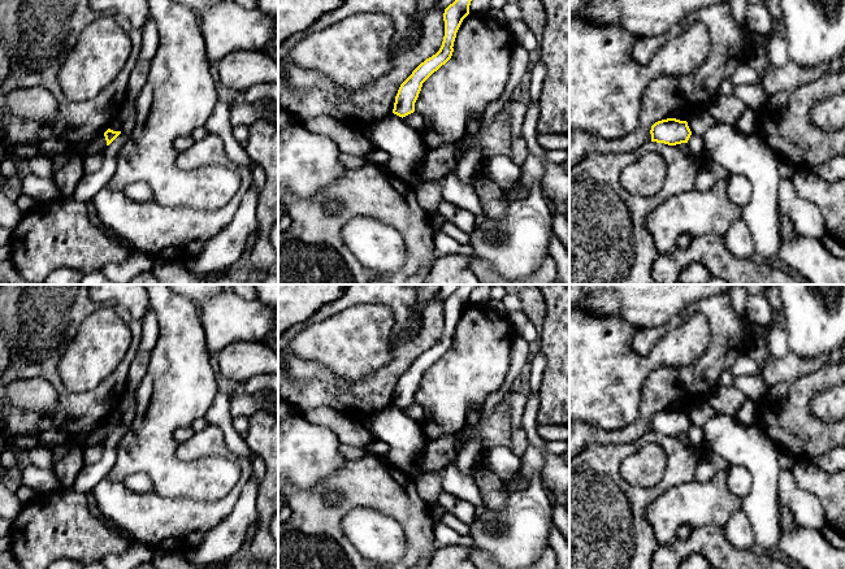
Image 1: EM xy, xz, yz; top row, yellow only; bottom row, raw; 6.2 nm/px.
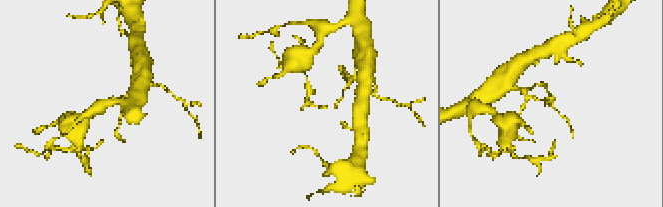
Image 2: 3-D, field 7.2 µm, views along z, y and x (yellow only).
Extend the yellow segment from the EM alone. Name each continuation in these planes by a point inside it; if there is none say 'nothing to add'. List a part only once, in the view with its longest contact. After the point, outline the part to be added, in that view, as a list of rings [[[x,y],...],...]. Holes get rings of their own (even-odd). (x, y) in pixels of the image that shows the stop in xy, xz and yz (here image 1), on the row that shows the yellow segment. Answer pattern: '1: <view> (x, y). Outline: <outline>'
nothing to add

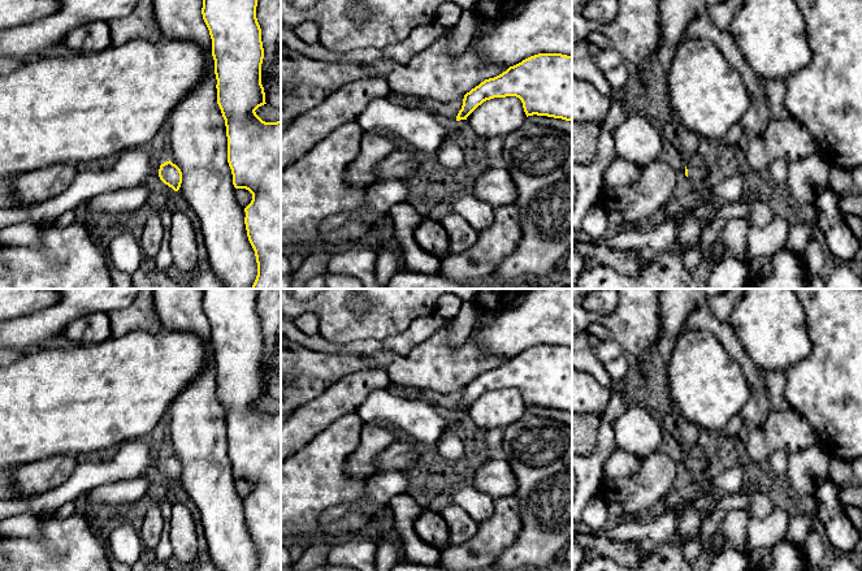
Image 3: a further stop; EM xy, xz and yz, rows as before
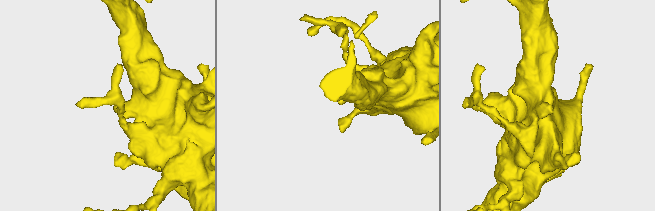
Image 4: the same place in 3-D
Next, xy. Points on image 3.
1: xy (133, 167). Outline: [[[144,148],[126,150],[117,156],[112,169],[79,172],[72,185],[56,196],[30,208],[0,208],[0,229],[23,221],[43,225],[65,212],[75,211],[81,203],[95,195],[140,186],[152,173],[159,174],[159,169],[160,165],[151,165],[151,157]]]

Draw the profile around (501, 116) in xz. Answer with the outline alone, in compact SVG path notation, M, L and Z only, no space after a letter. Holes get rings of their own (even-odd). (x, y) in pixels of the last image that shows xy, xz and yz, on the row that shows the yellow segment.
M516 96L494 98L478 105L468 117L469 127L486 140L504 138L519 130L527 120L523 103Z

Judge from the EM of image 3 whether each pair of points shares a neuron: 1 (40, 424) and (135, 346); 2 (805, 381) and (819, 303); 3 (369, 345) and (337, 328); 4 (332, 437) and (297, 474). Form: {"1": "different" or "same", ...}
{"1": "same", "2": "same", "3": "different", "4": "same"}

